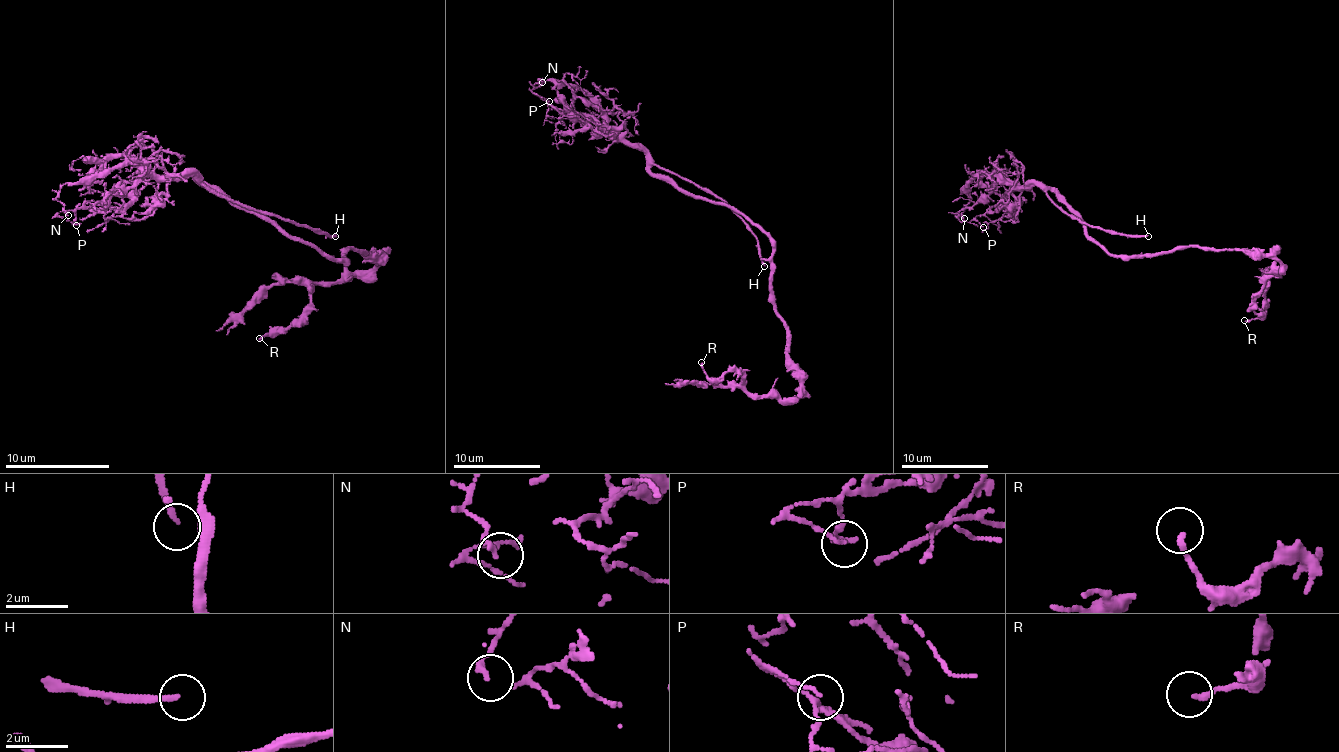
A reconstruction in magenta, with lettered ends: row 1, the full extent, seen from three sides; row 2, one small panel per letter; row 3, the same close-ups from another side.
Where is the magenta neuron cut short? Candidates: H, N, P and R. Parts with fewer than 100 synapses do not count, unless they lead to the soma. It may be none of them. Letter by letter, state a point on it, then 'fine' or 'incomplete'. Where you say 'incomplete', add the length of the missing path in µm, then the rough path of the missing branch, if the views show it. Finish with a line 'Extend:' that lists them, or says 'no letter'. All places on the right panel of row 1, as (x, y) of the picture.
H: at (1148, 236); incomplete; about 45 µm are missing
N: at (964, 218); fine
P: at (983, 227); fine
R: at (1244, 320); fine
Extend: H

